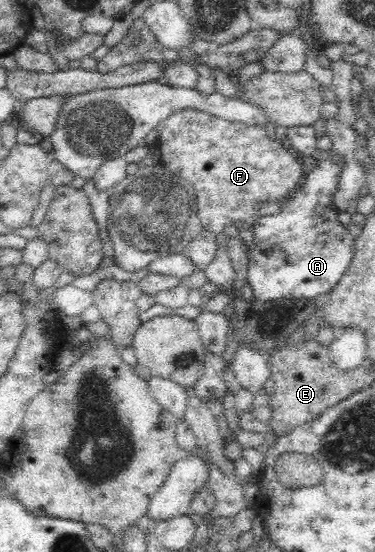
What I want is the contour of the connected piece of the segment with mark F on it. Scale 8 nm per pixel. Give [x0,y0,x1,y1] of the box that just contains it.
[154,109,303,235]

